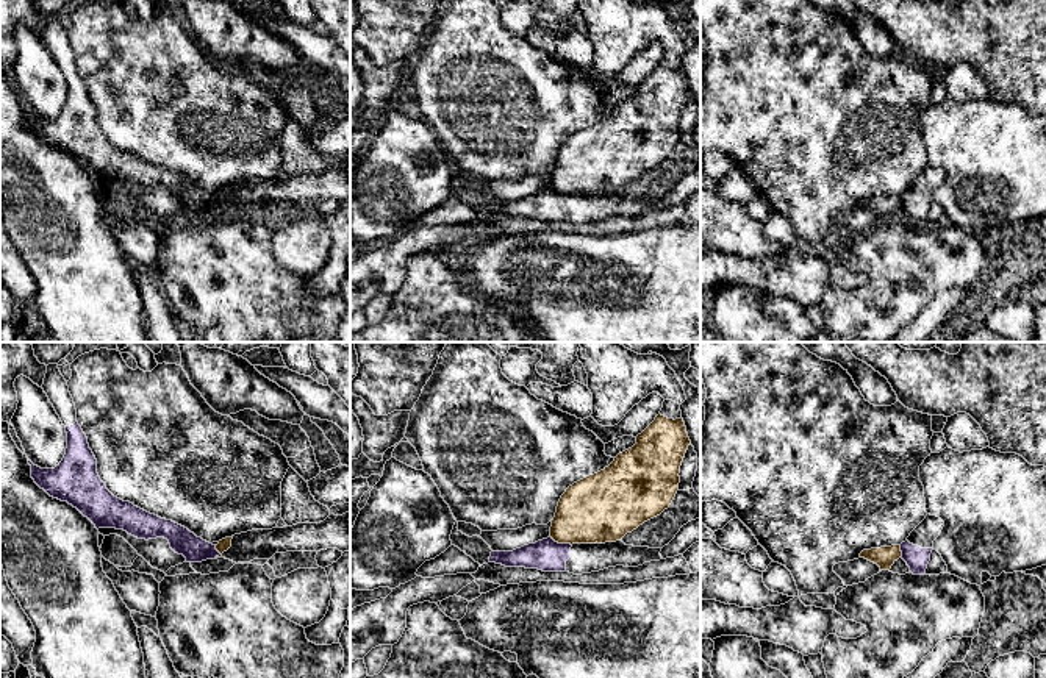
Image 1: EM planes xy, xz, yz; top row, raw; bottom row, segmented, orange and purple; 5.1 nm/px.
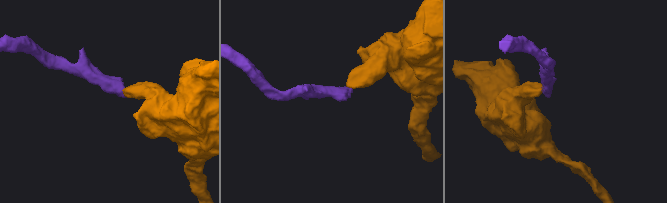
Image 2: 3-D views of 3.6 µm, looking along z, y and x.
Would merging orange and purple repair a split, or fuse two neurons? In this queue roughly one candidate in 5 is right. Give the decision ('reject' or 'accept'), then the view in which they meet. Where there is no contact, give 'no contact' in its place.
reject | xz

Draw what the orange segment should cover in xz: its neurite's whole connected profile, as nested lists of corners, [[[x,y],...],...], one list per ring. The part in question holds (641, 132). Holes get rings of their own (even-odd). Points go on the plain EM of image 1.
[[[661,64],[636,86],[636,94],[619,103],[604,120],[566,139],[550,177],[558,194],[605,194],[621,191],[644,172],[660,166],[672,153],[680,133],[680,116],[691,94],[683,69]]]

